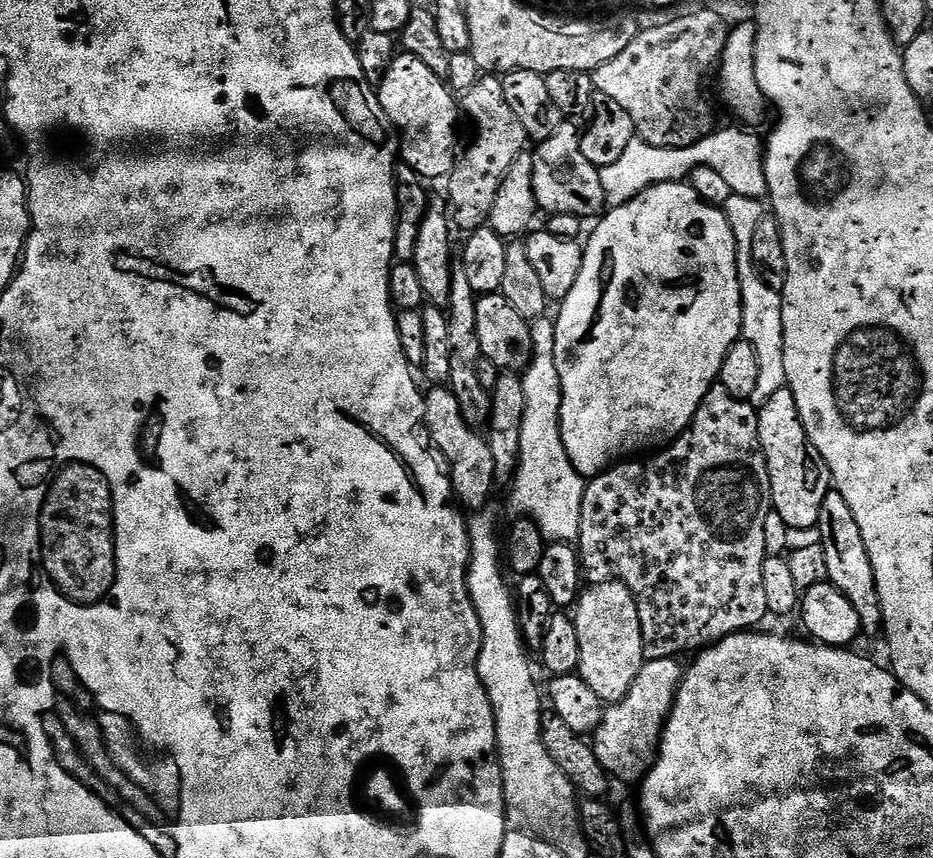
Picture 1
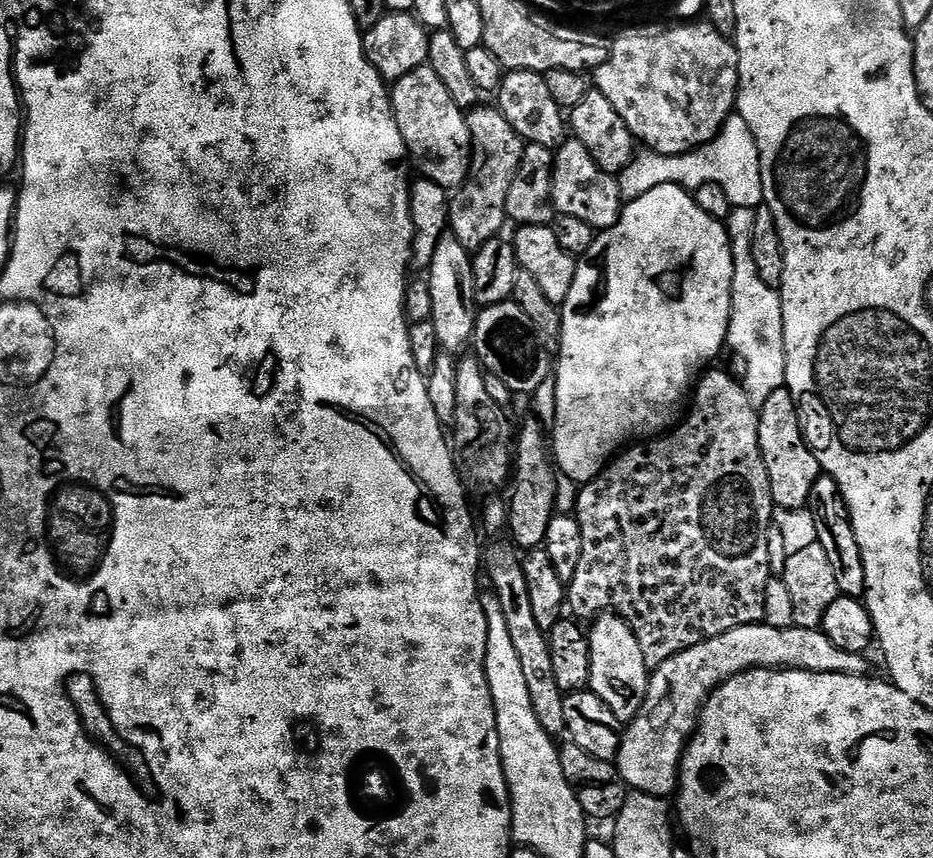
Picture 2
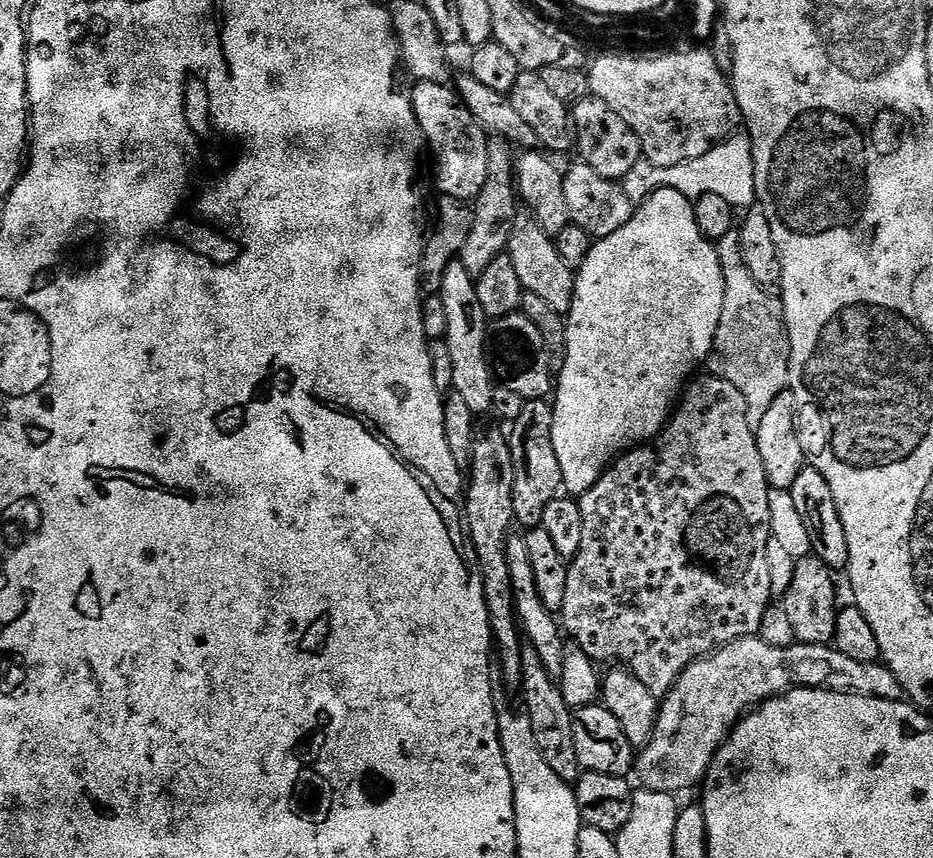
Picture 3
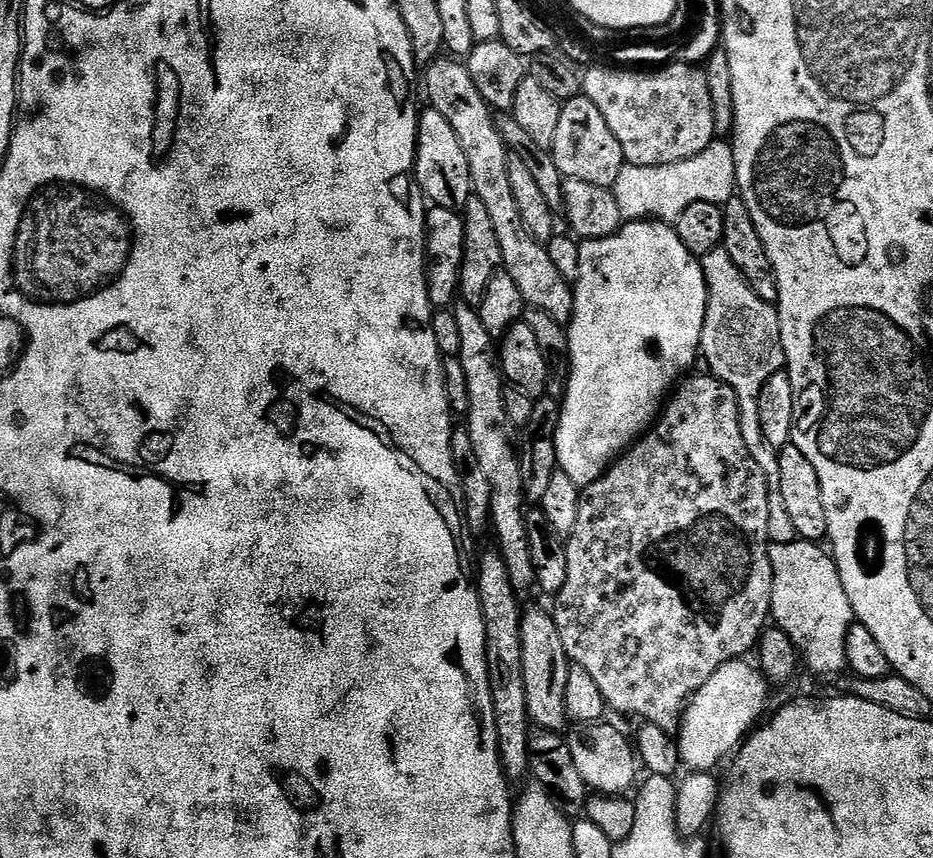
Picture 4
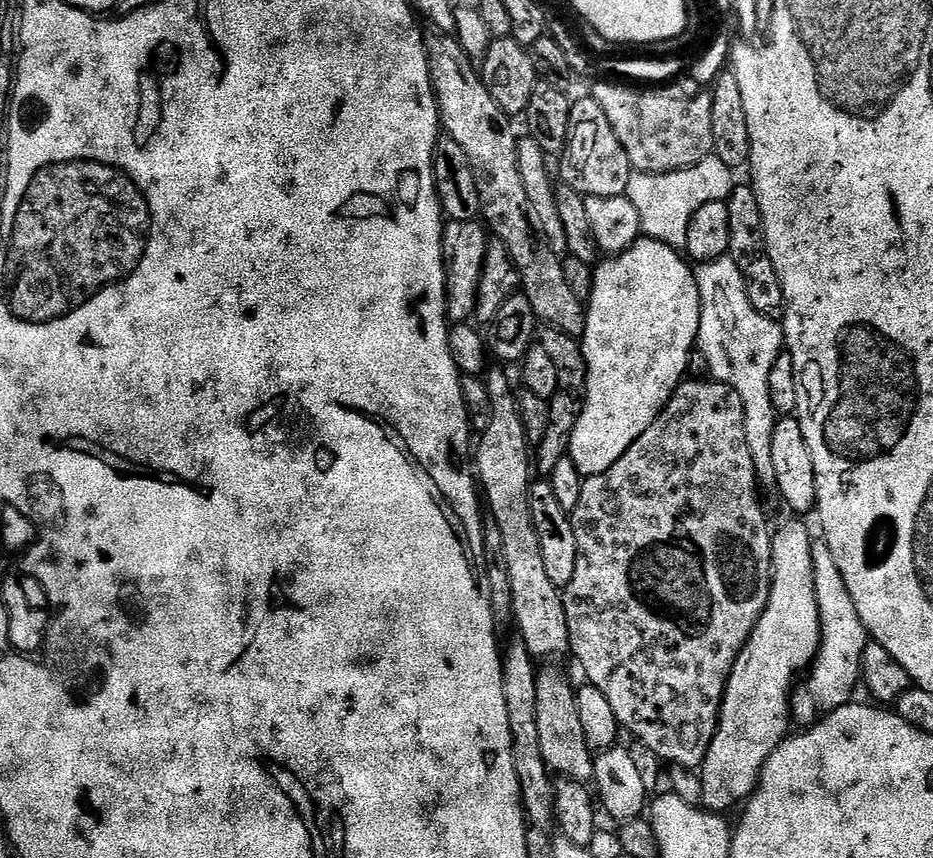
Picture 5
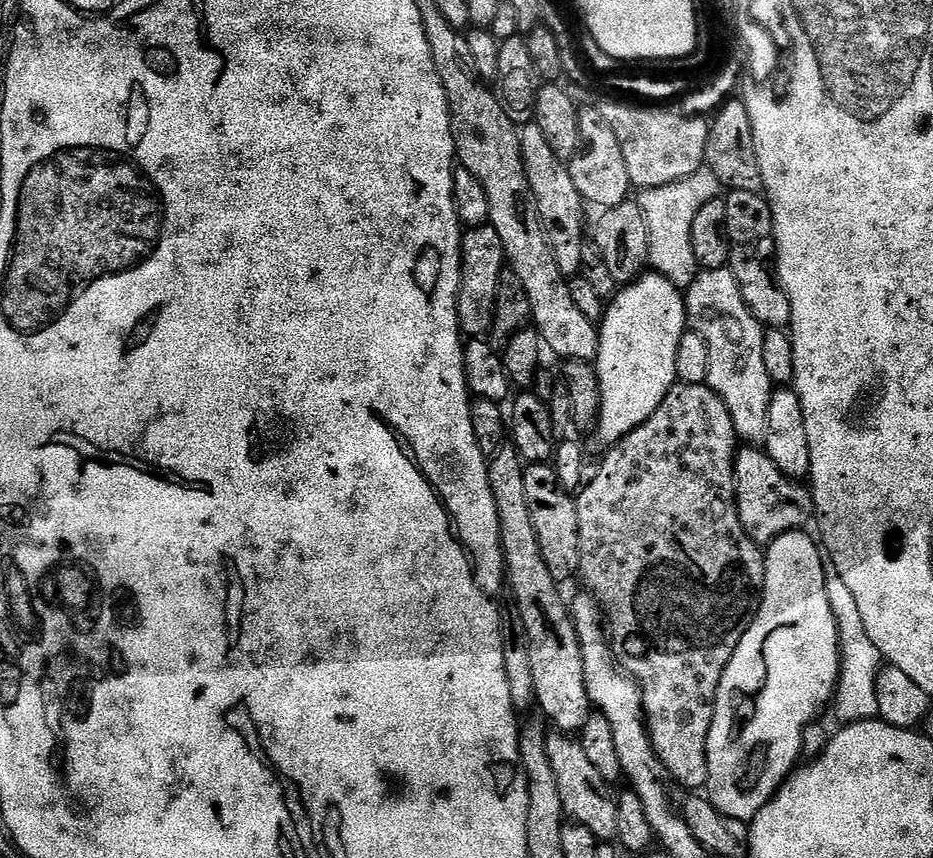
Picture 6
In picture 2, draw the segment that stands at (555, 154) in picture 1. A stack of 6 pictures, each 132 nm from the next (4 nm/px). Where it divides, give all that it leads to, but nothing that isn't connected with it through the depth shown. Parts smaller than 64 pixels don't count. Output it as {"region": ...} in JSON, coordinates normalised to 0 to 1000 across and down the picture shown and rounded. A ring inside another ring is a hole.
{"region":[[[615,161],[606,162],[594,181],[594,217],[592,218],[592,238],[601,252],[620,254],[635,266],[646,268],[658,263],[665,253],[667,230],[665,212],[657,202],[647,200],[637,189],[632,175]]]}

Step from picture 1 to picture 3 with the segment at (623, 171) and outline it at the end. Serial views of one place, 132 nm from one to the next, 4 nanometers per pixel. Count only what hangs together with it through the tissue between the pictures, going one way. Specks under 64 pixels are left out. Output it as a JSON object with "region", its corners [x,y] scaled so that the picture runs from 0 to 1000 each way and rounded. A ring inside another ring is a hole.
{"region":[[[781,157],[766,168],[752,184],[735,186],[732,191],[681,191],[667,211],[669,225],[680,235],[688,235],[705,219],[721,219],[731,227],[745,231],[752,226],[770,226],[787,240],[806,240],[810,238],[810,218],[808,217],[808,191],[806,189],[806,164],[801,157]]]}

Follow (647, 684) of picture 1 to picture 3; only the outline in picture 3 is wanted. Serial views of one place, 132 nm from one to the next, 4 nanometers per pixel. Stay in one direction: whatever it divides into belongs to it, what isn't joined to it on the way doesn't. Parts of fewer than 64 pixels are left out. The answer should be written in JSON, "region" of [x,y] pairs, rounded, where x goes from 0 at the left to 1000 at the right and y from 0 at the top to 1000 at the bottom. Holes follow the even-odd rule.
{"region":[[[814,740],[796,741],[785,751],[768,755],[762,765],[745,769],[722,795],[715,811],[706,817],[703,845],[695,866],[685,873],[680,886],[681,903],[686,903],[685,913],[699,922],[712,922],[730,925],[736,918],[751,913],[759,903],[759,894],[771,874],[772,868],[780,861],[780,854],[797,838],[800,831],[825,816],[837,811],[850,802],[886,802],[890,807],[917,807],[922,811],[940,811],[946,816],[966,815],[967,808],[962,790],[946,773],[929,774],[915,772],[907,767],[895,753],[886,751],[866,752],[851,749],[845,755],[825,753],[825,748],[815,745]]]}

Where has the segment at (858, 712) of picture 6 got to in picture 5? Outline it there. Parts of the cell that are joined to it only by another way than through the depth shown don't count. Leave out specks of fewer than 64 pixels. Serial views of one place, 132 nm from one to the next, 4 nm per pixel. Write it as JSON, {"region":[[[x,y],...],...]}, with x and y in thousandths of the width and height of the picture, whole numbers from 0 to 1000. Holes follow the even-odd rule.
{"region":[[[882,632],[871,633],[870,636],[870,672],[879,717],[879,753],[865,784],[864,801],[876,826],[890,831],[895,825],[914,819],[913,805],[917,797],[920,802],[923,796],[924,758],[928,758],[932,742],[924,730],[924,720],[920,720],[911,688],[907,688],[907,674],[902,674],[902,664],[898,664],[898,655],[894,655],[894,646],[890,646],[890,636]]]}

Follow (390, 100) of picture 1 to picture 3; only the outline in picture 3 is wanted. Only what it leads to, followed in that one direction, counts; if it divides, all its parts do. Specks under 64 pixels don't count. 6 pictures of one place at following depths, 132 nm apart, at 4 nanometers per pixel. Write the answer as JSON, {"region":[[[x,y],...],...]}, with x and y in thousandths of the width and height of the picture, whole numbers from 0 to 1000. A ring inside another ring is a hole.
{"region":[[[451,93],[445,101],[446,104],[441,104],[439,107],[442,127],[446,134],[446,146],[450,149],[450,159],[459,162],[459,172],[467,185],[467,219],[472,223],[471,227],[481,228],[494,235],[507,234],[523,206],[524,160],[510,143],[509,138],[498,128],[497,120],[480,98],[466,98],[463,94]]]}

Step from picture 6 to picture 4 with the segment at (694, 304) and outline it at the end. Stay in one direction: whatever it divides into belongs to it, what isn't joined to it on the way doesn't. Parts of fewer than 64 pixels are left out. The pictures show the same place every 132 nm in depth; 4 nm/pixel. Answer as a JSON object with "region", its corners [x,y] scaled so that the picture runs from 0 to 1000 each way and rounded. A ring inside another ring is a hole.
{"region":[[[774,287],[761,291],[761,296],[749,300],[749,305],[759,339],[757,375],[752,380],[750,395],[752,420],[759,423],[758,432],[762,437],[781,448],[789,457],[793,474],[795,510],[800,510],[800,520],[808,538],[817,543],[817,552],[821,557],[825,585],[823,628],[830,634],[847,634],[855,626],[853,614],[844,598],[842,585],[839,584],[836,534],[833,523],[827,522],[825,515],[821,515],[817,506],[817,492],[812,487],[812,469],[817,455],[823,442],[841,428],[836,365],[833,355],[817,352],[817,347],[808,343],[804,329],[795,324],[795,315],[787,310],[782,296],[778,296]]]}

